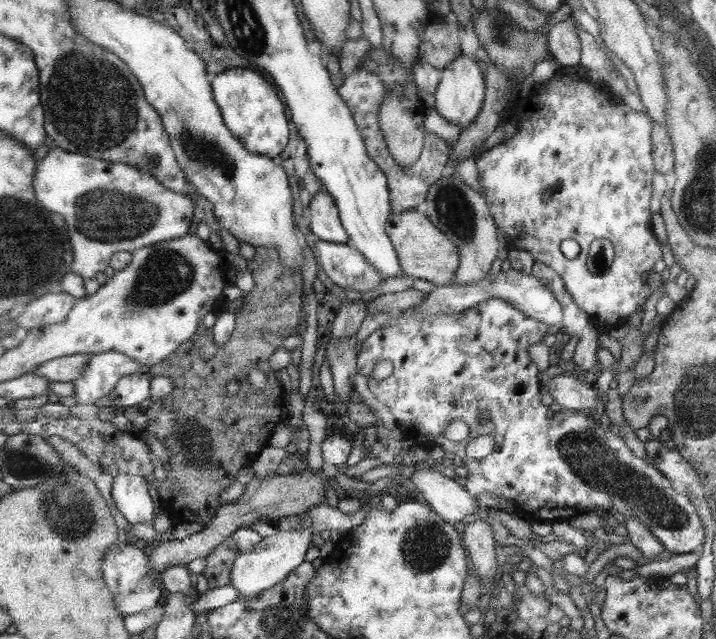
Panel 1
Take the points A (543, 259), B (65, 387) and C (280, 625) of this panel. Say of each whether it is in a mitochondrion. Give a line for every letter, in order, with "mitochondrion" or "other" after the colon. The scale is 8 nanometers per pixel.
A: other
B: other
C: mitochondrion

